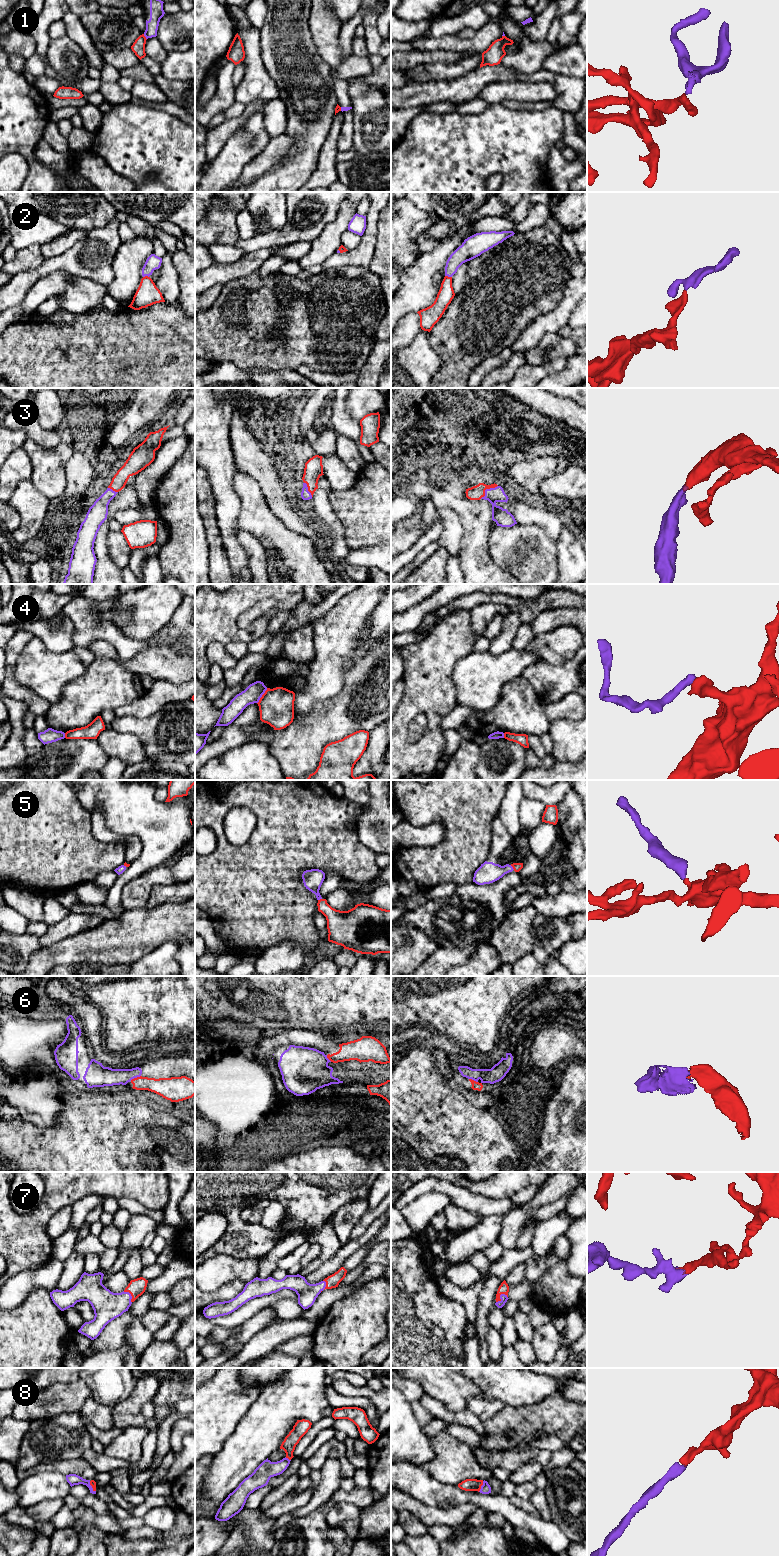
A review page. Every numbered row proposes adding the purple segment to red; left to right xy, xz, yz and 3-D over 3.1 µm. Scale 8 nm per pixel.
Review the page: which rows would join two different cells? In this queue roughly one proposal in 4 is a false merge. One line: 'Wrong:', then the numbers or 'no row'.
Wrong: 1, 4, 6

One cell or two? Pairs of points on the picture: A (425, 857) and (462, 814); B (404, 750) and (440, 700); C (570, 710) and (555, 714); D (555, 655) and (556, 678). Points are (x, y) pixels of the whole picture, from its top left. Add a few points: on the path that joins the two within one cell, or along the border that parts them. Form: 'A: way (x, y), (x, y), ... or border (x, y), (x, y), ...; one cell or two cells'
A: way (438, 853), (462, 827); one cell
B: way (419, 747), (433, 733), (433, 715); one cell
C: way (566, 710), (559, 710); one cell
D: border (576, 653), (561, 664), (550, 664), (541, 660); two cells

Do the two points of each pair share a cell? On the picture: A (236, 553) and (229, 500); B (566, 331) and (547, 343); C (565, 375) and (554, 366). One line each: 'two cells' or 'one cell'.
A: one cell
B: two cells
C: two cells

